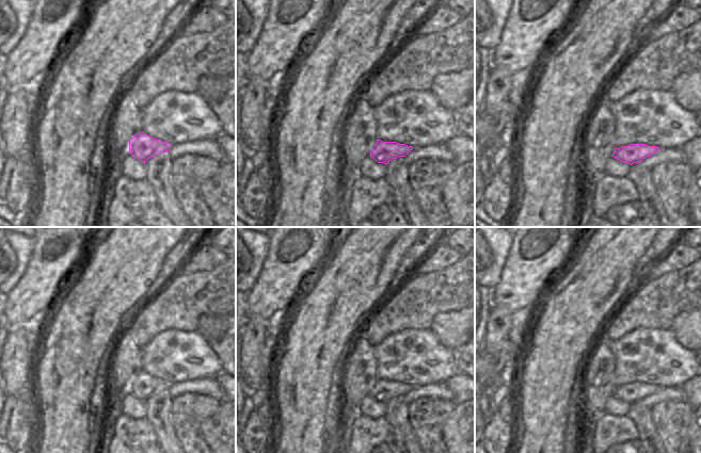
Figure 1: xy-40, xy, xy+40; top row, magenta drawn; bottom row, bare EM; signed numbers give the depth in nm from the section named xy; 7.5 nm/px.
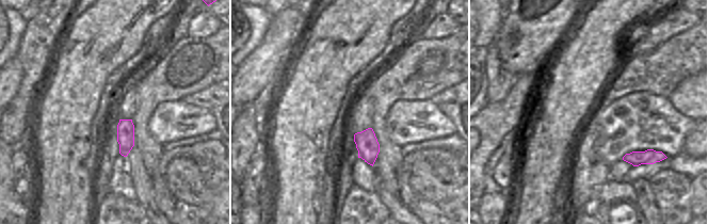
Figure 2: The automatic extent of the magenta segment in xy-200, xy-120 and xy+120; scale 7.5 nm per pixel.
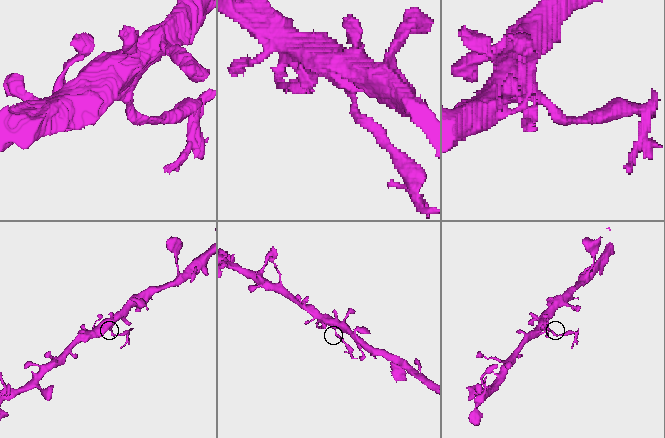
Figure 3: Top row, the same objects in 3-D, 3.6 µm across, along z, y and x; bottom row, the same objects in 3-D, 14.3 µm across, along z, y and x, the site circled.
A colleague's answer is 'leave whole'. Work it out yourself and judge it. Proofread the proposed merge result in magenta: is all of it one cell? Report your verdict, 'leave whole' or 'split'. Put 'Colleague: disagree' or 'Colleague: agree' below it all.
split
Colleague: disagree

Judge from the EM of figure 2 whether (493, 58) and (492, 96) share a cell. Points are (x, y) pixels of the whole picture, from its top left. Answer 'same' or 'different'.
same

